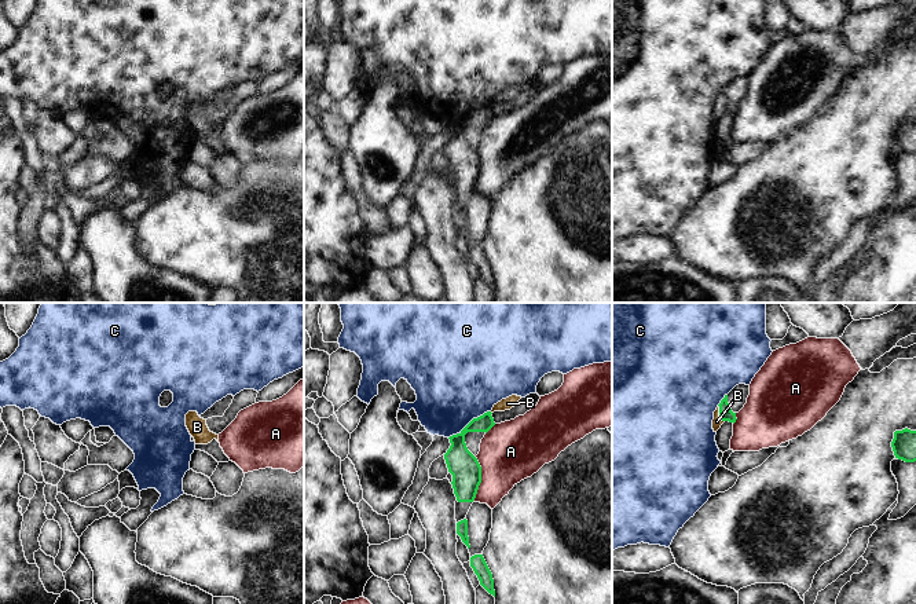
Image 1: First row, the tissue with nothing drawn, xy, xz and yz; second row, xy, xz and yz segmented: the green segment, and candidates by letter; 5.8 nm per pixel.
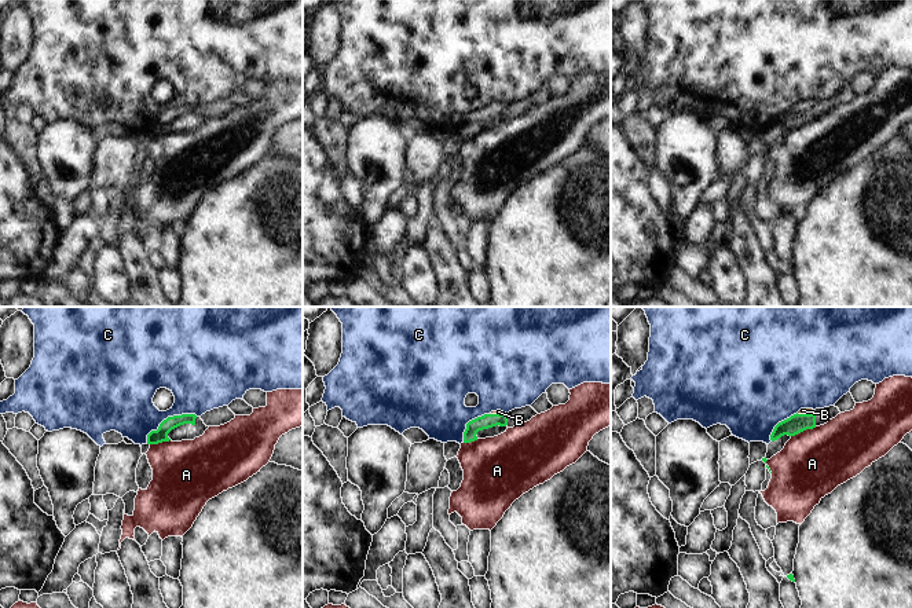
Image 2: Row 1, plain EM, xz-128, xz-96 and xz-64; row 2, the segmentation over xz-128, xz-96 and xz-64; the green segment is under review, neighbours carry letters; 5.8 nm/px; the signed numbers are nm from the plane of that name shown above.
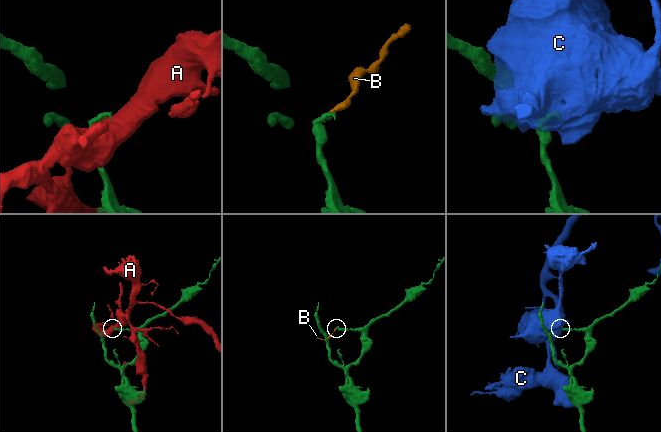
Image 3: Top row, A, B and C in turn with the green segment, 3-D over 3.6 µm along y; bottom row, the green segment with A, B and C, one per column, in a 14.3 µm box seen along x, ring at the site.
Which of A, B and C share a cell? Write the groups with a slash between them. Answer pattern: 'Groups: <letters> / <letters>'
Groups: A / B / C

